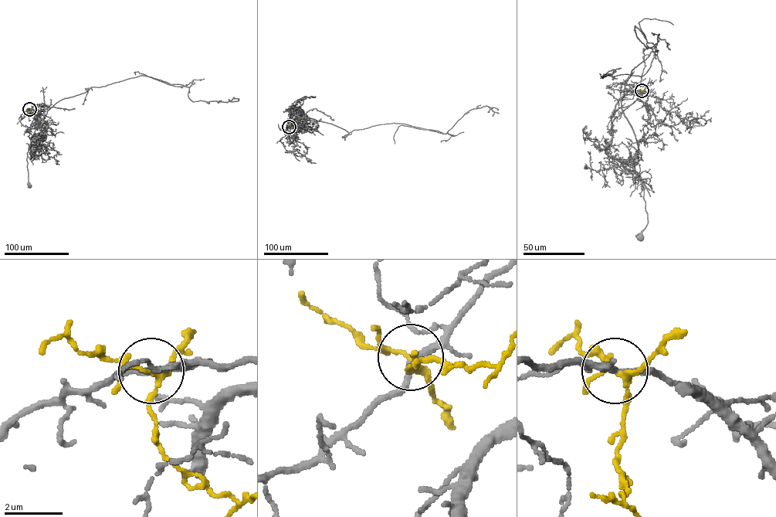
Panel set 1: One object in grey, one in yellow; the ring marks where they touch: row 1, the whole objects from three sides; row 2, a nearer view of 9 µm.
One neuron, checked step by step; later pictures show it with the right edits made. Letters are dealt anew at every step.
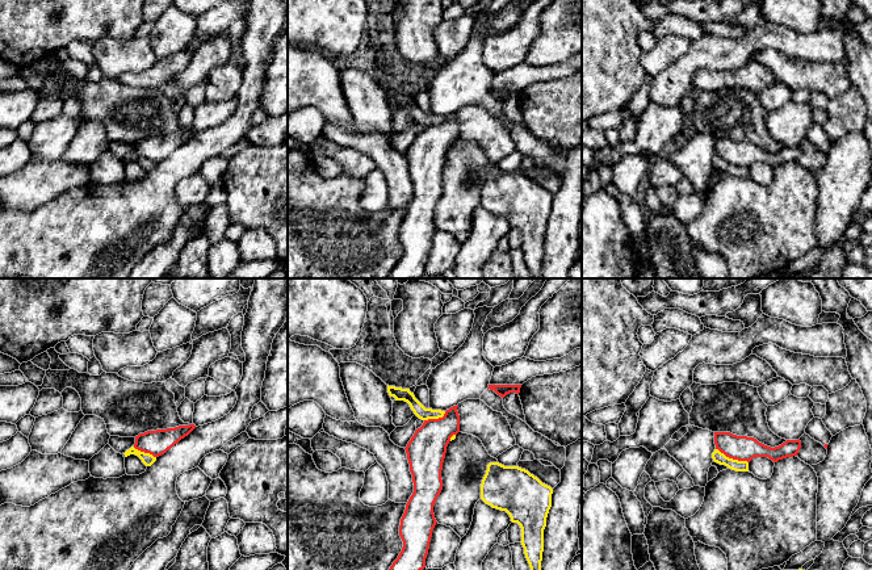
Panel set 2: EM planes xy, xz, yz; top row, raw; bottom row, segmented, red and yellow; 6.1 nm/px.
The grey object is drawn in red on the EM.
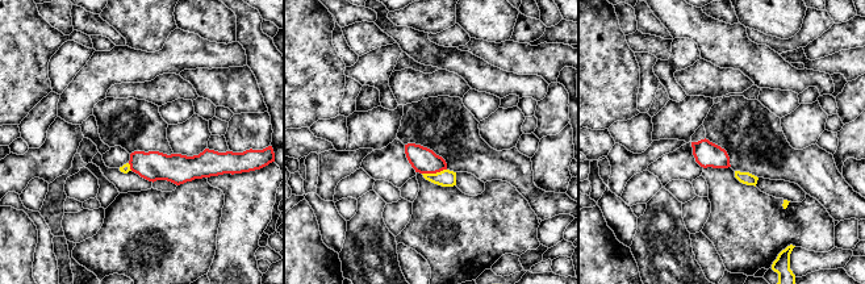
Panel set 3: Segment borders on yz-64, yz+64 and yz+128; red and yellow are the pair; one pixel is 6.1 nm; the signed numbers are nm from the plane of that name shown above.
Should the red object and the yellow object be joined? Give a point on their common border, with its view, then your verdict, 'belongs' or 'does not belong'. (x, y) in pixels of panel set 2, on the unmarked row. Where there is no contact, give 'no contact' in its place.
yz (732, 163) | does not belong

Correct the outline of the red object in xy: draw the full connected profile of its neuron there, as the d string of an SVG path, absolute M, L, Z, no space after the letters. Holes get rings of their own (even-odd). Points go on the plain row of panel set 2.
M189 130L167 135L147 137L135 142L134 154L141 158L150 159L154 163L159 163L181 144L188 142L194 134L194 130Z

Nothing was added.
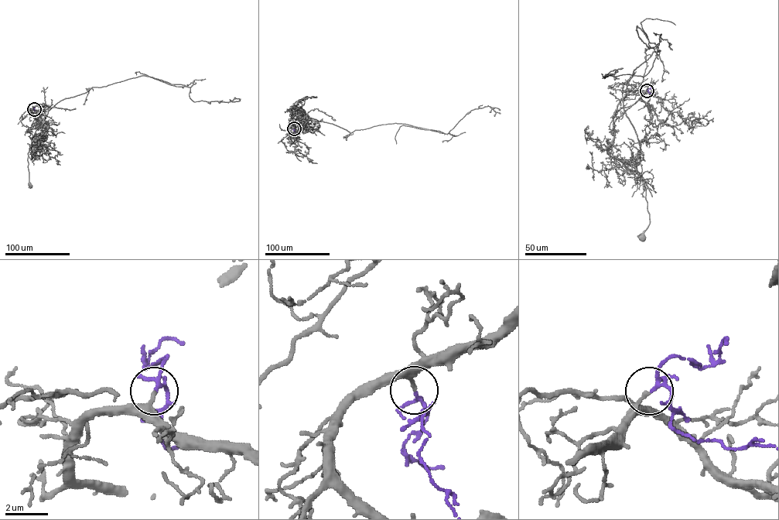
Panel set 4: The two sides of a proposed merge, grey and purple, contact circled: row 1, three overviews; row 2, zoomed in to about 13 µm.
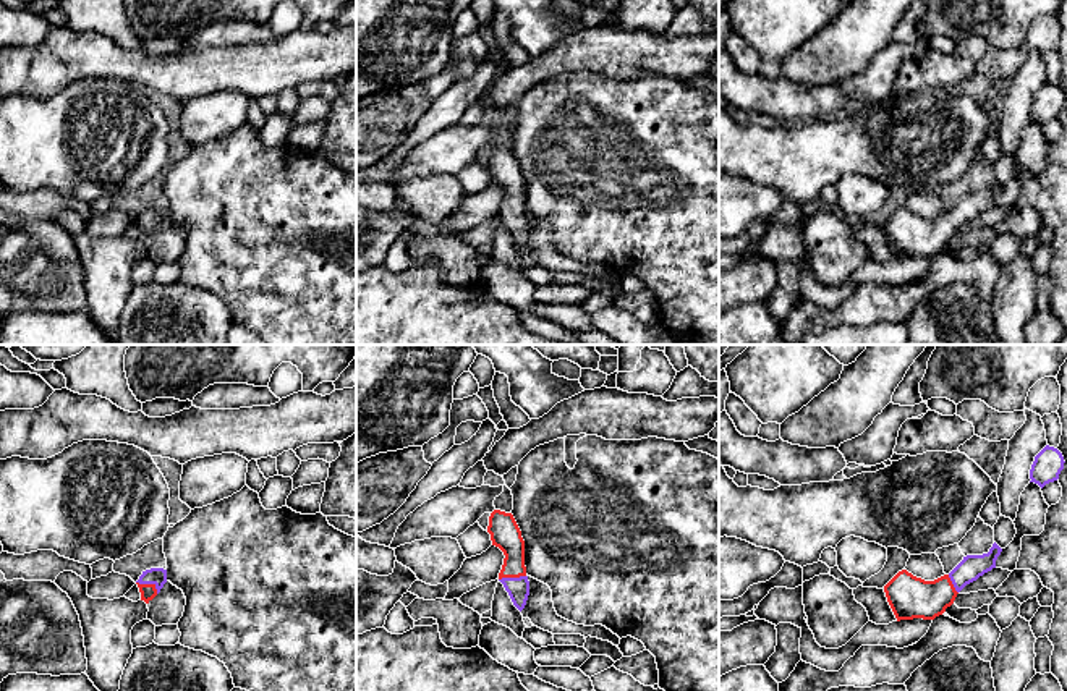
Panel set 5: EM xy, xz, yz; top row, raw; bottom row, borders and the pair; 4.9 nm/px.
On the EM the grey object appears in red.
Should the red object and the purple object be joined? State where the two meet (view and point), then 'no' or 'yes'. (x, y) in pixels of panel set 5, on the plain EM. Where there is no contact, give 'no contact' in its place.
xy (149, 222) | yes

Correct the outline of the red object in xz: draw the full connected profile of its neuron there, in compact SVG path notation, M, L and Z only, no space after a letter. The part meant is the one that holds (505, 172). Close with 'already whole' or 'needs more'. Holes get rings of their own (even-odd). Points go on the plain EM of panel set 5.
M494 147L489 154L487 170L492 183L499 184L505 193L499 218L504 222L513 243L521 249L529 233L521 168L512 150Z | needs more

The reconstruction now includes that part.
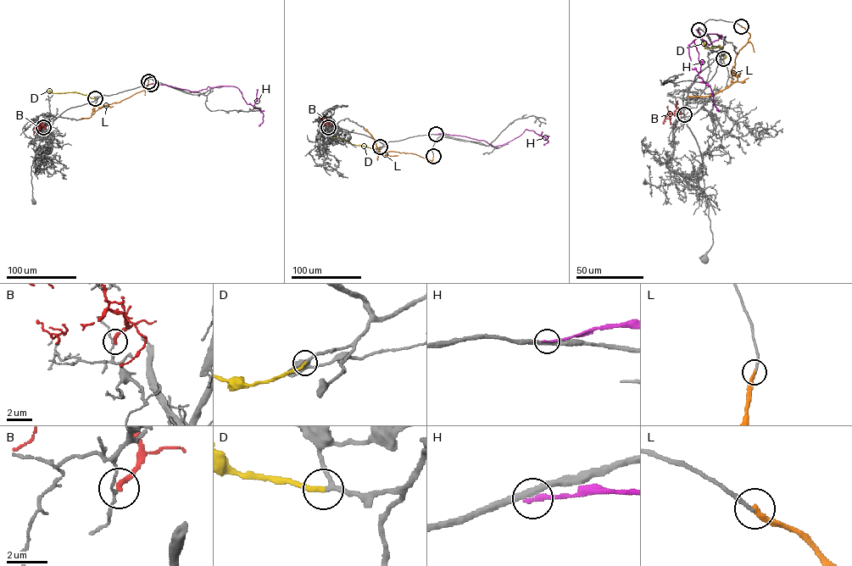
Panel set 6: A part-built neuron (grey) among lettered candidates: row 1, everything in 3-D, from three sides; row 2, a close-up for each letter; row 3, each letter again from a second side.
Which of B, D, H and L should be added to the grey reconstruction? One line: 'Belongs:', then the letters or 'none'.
Belongs: D

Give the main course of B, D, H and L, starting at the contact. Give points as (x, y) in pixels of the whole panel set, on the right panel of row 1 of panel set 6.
B: (684, 114), (679, 112), (670, 114), (670, 122), (676, 126), (673, 130)
D: (723, 58), (726, 58), (719, 46), (704, 48), (704, 43)
H: (698, 30), (708, 45), (721, 35), (703, 35), (689, 47), (691, 69), (710, 86), (719, 111)
L: (741, 25), (749, 37), (736, 55), (731, 69), (737, 80), (713, 95), (689, 97)

